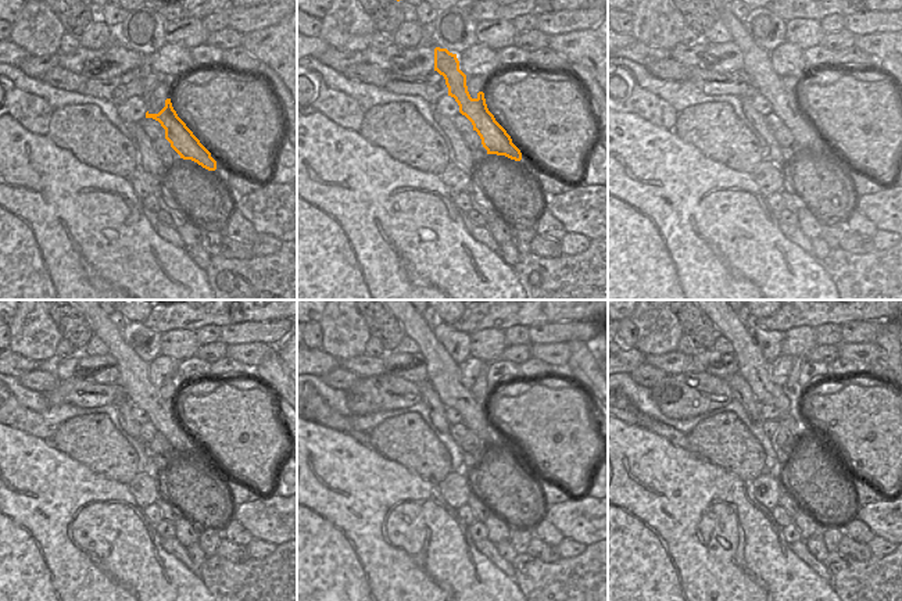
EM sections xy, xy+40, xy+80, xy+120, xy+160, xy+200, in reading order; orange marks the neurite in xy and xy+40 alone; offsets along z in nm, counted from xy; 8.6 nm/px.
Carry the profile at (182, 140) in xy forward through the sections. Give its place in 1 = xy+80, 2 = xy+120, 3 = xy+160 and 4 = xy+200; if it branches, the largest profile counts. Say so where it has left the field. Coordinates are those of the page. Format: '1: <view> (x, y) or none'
1: xy+80 (756, 61)
2: xy+120 (132, 372)
3: xy+160 (443, 374)
4: xy+200 (755, 369)

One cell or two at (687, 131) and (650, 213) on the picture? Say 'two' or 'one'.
two

